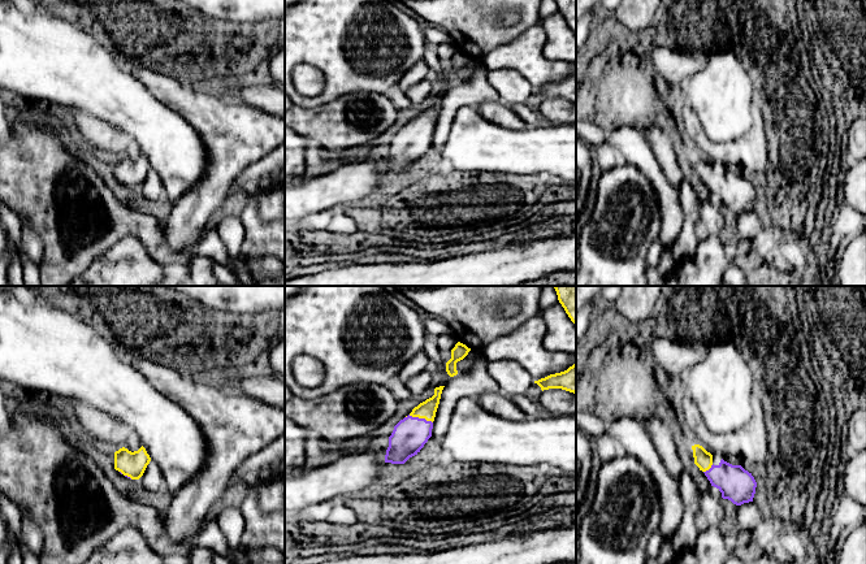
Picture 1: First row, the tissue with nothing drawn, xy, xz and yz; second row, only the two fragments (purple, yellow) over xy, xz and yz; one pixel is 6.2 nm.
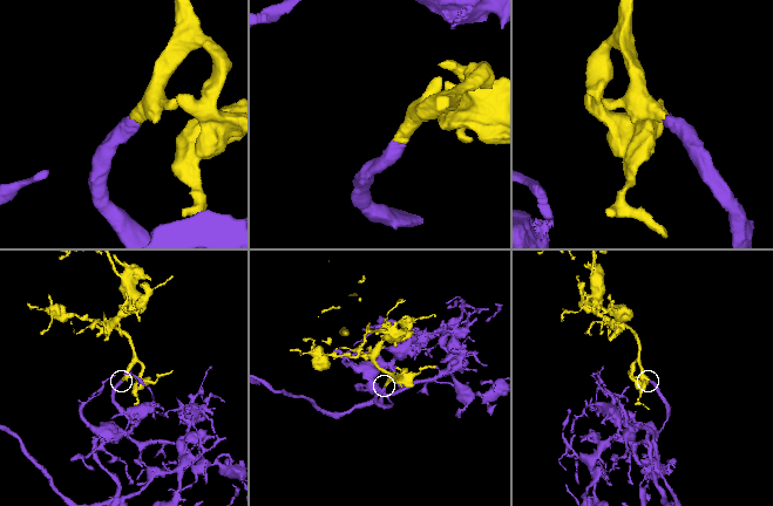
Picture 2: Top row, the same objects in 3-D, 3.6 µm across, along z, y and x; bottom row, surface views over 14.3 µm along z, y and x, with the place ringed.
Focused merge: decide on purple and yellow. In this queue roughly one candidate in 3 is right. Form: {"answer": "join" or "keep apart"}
{"answer": "join"}

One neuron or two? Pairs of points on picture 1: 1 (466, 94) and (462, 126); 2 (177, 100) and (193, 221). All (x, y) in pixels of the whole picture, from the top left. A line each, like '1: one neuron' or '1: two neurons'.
1: two neurons
2: one neuron

